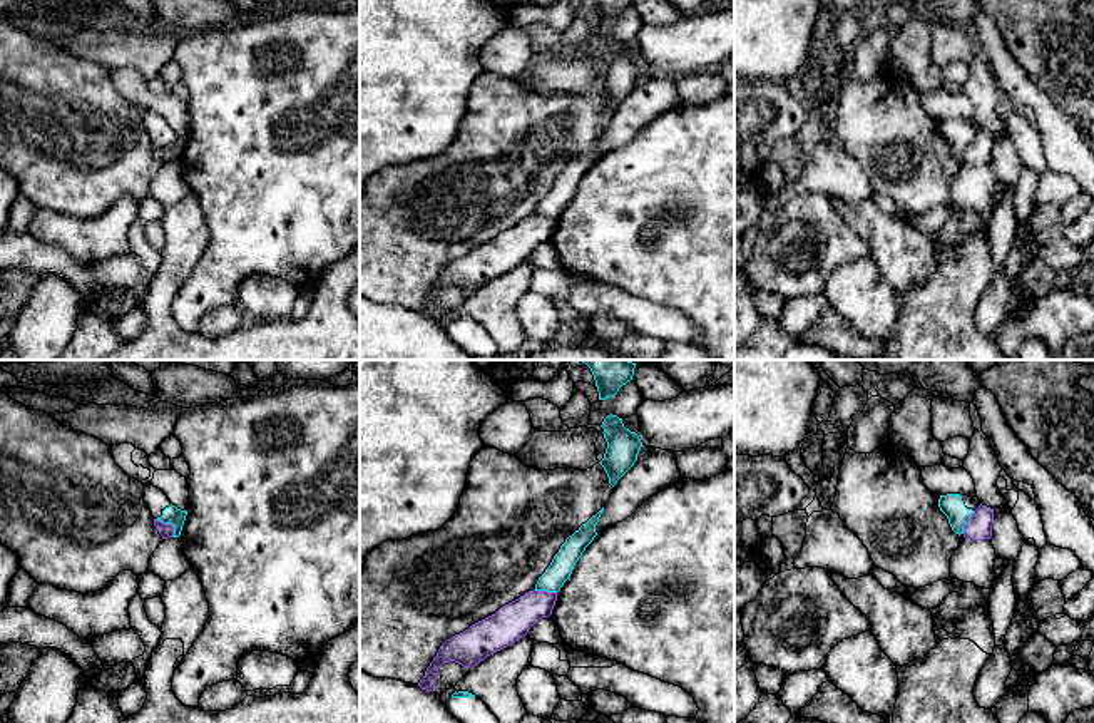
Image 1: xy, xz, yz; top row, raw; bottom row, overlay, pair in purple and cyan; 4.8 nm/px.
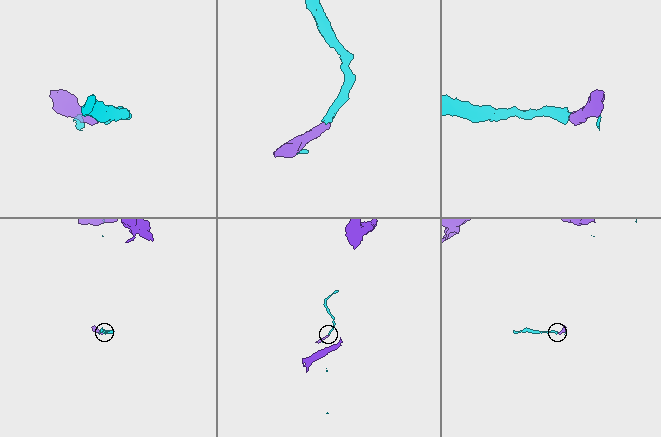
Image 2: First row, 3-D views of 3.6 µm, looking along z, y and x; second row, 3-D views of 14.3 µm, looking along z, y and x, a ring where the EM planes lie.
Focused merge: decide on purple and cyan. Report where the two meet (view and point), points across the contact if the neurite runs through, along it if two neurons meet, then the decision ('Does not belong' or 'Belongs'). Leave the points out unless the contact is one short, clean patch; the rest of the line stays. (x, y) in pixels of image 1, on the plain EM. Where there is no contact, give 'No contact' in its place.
Touches purple at xy (169, 149). Boundary: xy (156, 144), (171, 149), (174, 159). Does not belong

